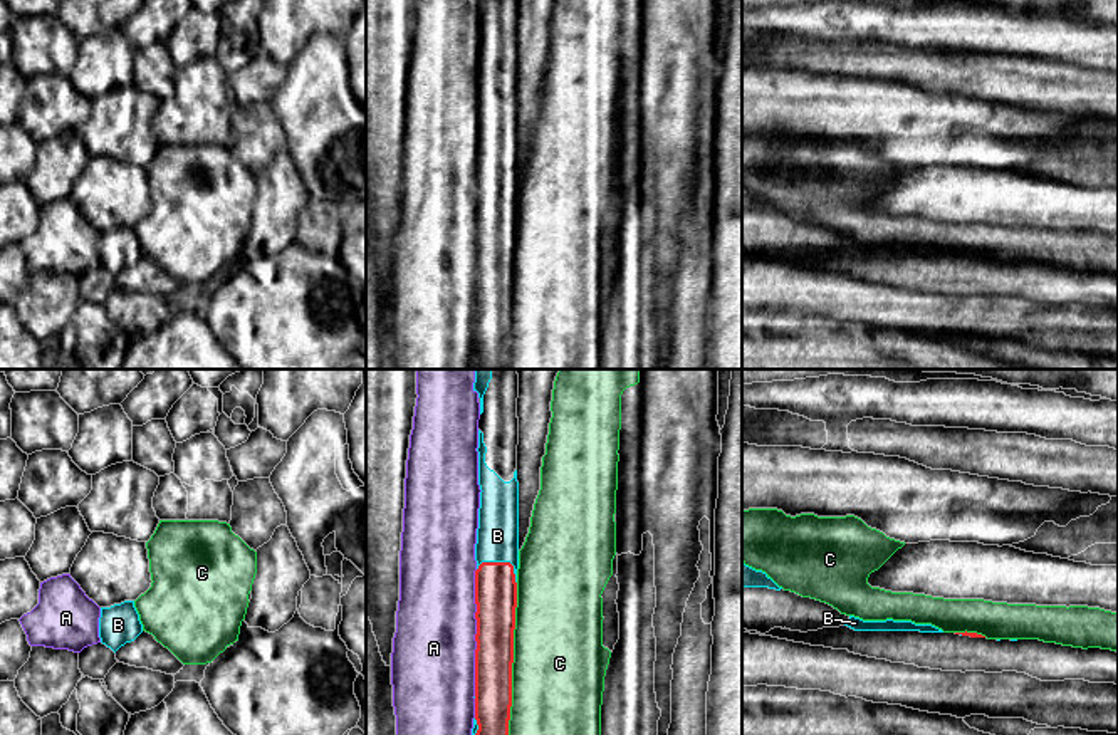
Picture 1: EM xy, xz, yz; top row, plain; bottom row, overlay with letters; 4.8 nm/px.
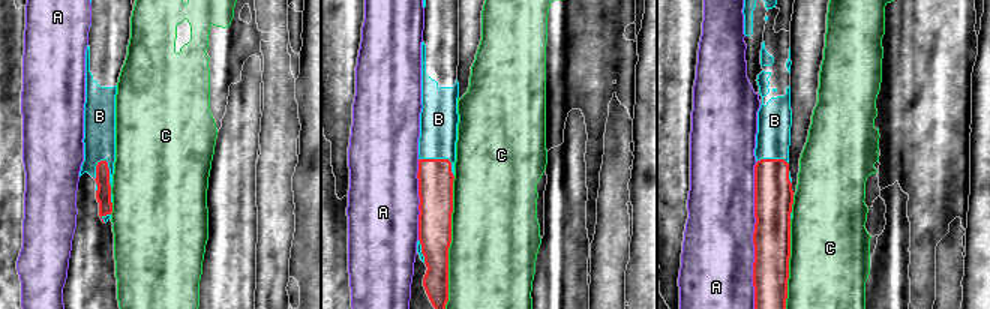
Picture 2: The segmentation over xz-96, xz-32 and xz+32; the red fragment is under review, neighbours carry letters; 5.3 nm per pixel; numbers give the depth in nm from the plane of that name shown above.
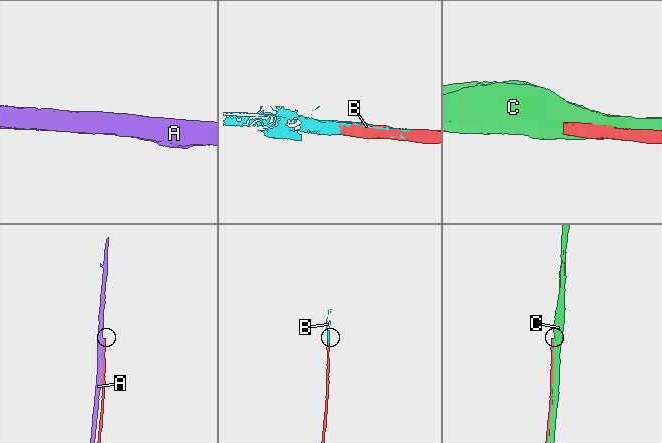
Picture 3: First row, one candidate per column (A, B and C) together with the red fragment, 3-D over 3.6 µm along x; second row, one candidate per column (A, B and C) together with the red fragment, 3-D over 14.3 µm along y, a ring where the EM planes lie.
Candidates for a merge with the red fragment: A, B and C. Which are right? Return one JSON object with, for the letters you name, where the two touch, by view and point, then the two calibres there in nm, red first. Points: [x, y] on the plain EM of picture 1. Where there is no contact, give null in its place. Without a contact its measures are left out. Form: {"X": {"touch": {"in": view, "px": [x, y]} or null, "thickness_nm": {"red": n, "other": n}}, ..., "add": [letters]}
{"B": {"touch": {"in": "xz", "px": [502, 187]}, "thickness_nm": {"red": 200, "other": 200}}, "add": ["B"]}

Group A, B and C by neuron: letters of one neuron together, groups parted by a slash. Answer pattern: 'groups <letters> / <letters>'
groups A / B / C

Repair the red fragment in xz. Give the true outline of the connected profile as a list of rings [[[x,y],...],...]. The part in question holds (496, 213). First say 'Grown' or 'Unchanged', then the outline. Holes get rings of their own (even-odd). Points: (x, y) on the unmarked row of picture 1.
Grown. [[[475,0],[480,22],[472,369],[507,369],[519,193],[519,0]]]

